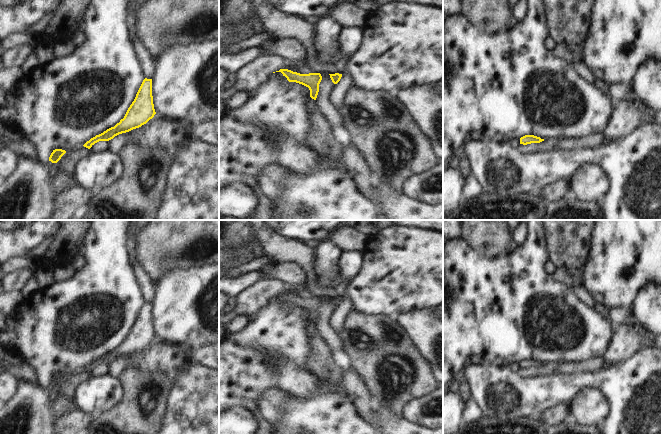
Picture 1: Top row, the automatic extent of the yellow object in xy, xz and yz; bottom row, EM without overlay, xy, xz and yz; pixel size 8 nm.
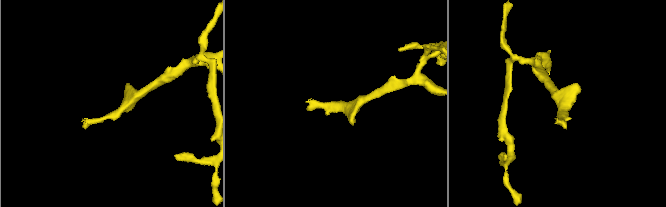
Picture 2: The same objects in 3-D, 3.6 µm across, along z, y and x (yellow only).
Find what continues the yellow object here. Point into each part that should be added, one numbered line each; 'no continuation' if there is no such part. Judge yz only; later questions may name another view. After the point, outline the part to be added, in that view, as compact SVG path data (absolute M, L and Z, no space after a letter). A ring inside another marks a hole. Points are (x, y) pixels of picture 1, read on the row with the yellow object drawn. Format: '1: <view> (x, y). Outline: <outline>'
no continuation.

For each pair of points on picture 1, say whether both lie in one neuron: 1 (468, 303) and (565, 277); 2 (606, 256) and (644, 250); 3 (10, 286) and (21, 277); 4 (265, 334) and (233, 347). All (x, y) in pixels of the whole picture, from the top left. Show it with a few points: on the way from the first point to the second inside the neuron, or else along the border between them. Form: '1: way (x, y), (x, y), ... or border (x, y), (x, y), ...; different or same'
1: border (552, 275), (557, 281), (564, 283), (570, 289); different
2: way (615, 256), (623, 256), (628, 251), (635, 251); same
3: way (13, 283), (18, 279); same
4: way (257, 341), (251, 347), (241, 347); same

